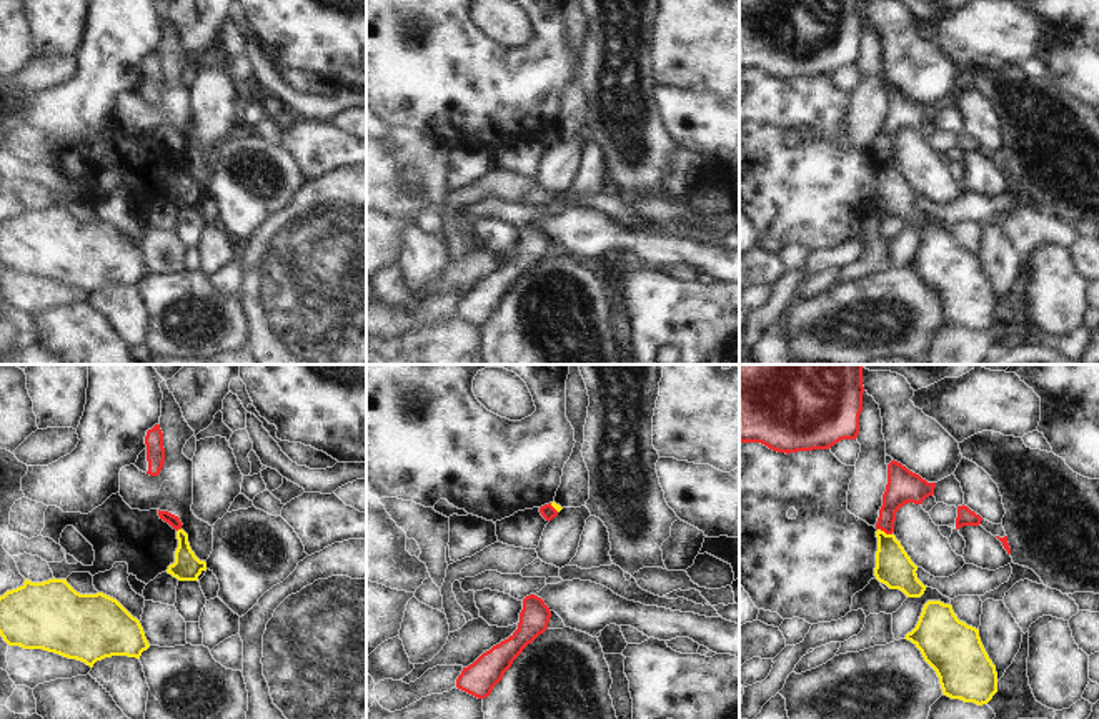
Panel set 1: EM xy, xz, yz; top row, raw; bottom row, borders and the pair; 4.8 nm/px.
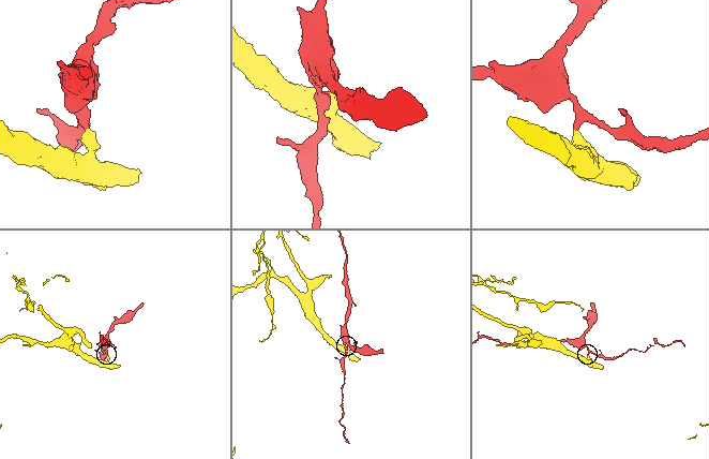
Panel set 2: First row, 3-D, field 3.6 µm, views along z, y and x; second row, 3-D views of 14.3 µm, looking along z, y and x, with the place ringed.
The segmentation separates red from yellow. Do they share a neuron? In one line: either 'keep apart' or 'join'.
keep apart

